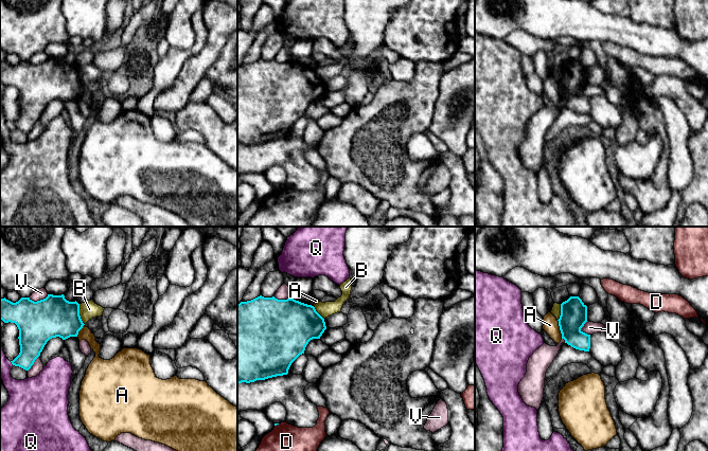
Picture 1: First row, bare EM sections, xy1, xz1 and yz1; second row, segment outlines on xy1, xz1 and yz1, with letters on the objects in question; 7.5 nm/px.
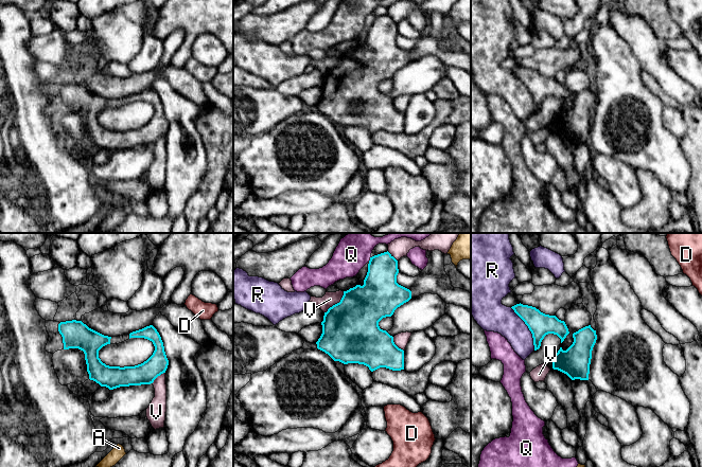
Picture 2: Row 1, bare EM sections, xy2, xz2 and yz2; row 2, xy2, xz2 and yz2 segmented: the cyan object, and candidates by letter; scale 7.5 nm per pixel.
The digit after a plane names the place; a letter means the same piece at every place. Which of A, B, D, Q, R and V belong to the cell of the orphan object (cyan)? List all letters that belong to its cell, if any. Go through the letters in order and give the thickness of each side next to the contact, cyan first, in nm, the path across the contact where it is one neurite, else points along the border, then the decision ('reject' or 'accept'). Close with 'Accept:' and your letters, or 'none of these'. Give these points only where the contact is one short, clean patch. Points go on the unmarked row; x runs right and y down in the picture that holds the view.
A: 200/110 nm | reject
B: 300/130 nm | along xy1 (78, 67), (78, 77), (84, 87) | reject
D: 20/420 nm | reject
Q: 260/260 nm | along xz2 (370, 19), (368, 23) | reject
R: 180/220 nm | reject
V: 440/110 nm | reject
Accept: none of these

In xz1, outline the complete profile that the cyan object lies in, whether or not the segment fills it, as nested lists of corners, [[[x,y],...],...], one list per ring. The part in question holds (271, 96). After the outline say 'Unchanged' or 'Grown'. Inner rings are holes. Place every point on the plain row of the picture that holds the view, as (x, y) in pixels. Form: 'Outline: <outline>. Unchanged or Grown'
Outline: [[[262,58],[237,67],[237,146],[254,145],[288,137],[291,126],[313,102],[326,92],[315,70],[294,61],[278,62]]]. Unchanged

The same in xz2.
Outline: [[[388,14],[370,20],[364,48],[344,54],[340,65],[324,75],[317,111],[334,124],[364,127],[371,134],[380,130],[404,132],[404,113],[394,107],[392,98],[379,89],[383,80],[391,79],[398,70],[411,61],[411,54],[397,46],[398,36],[398,23]]]. Unchanged

